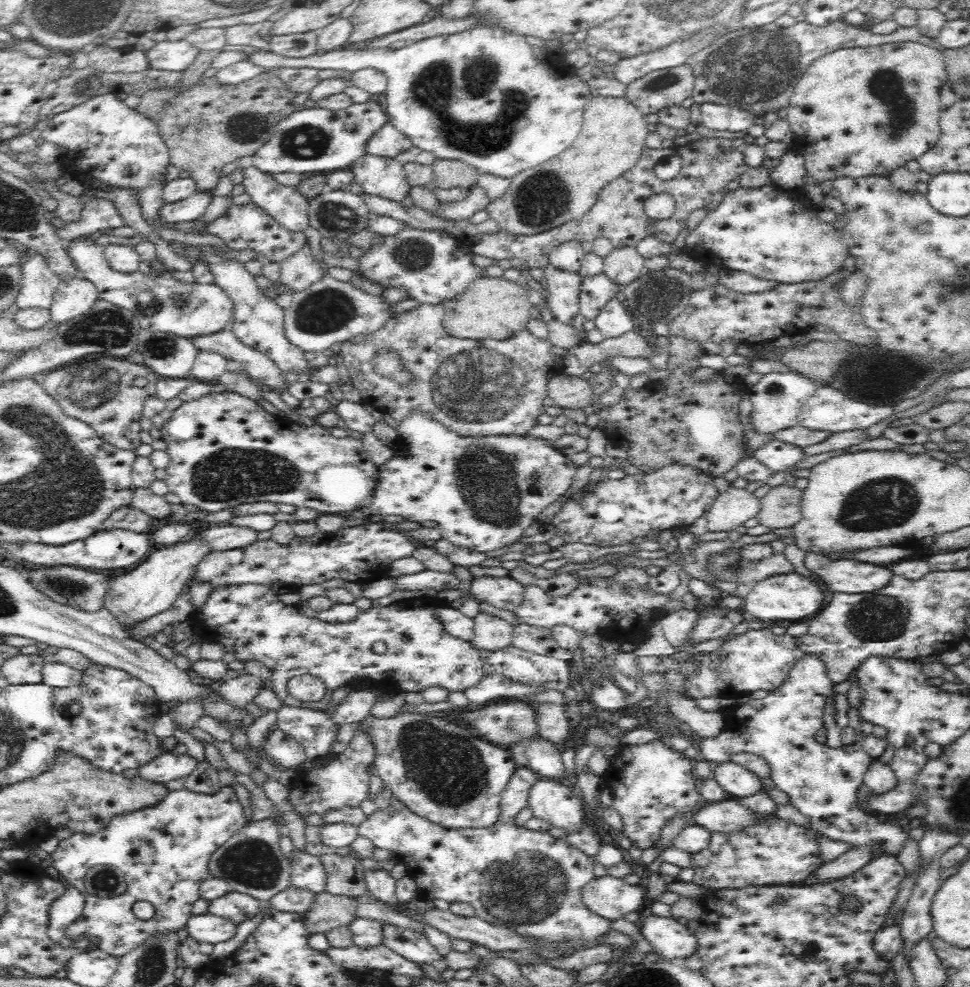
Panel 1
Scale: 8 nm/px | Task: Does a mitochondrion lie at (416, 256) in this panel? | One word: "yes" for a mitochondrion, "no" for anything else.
yes

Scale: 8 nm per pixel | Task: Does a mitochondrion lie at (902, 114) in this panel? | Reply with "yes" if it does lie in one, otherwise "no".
yes

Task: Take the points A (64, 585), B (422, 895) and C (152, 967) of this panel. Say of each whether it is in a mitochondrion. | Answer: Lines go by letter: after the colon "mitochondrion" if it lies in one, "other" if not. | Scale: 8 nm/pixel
A: mitochondrion
B: other
C: mitochondrion

